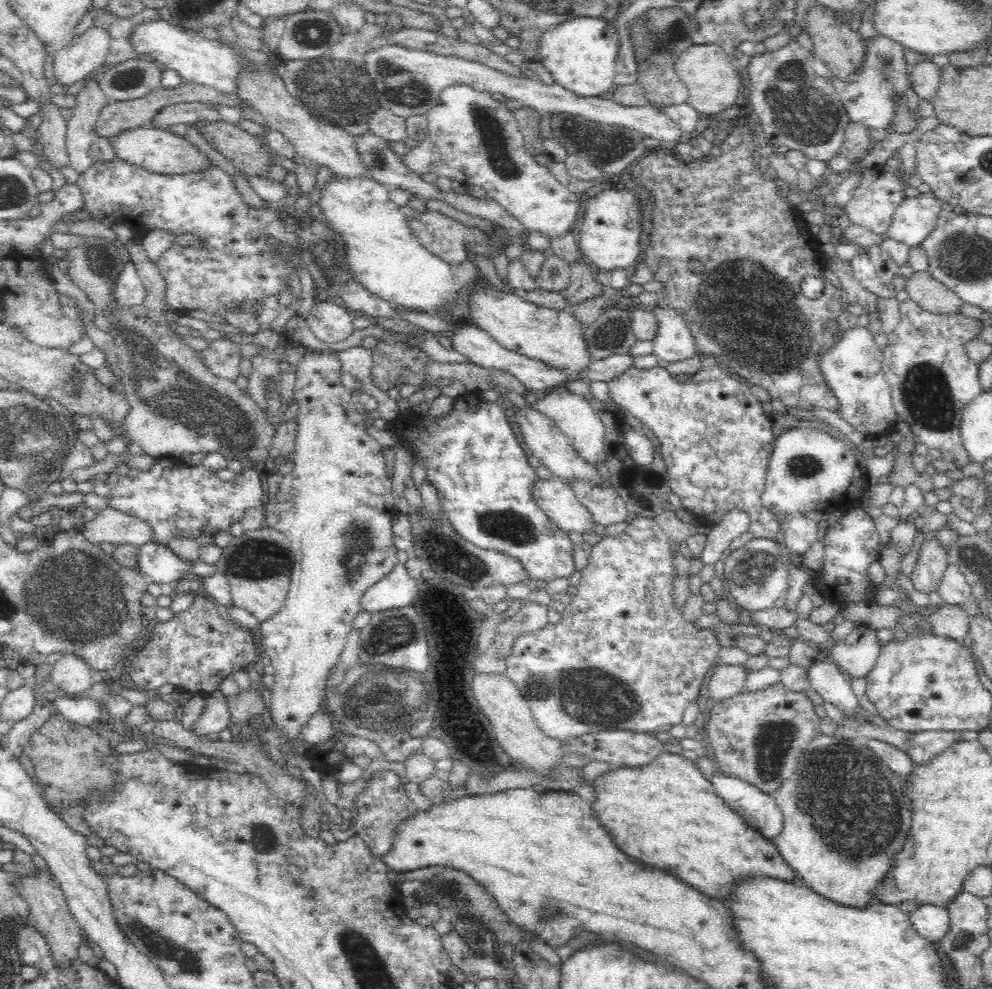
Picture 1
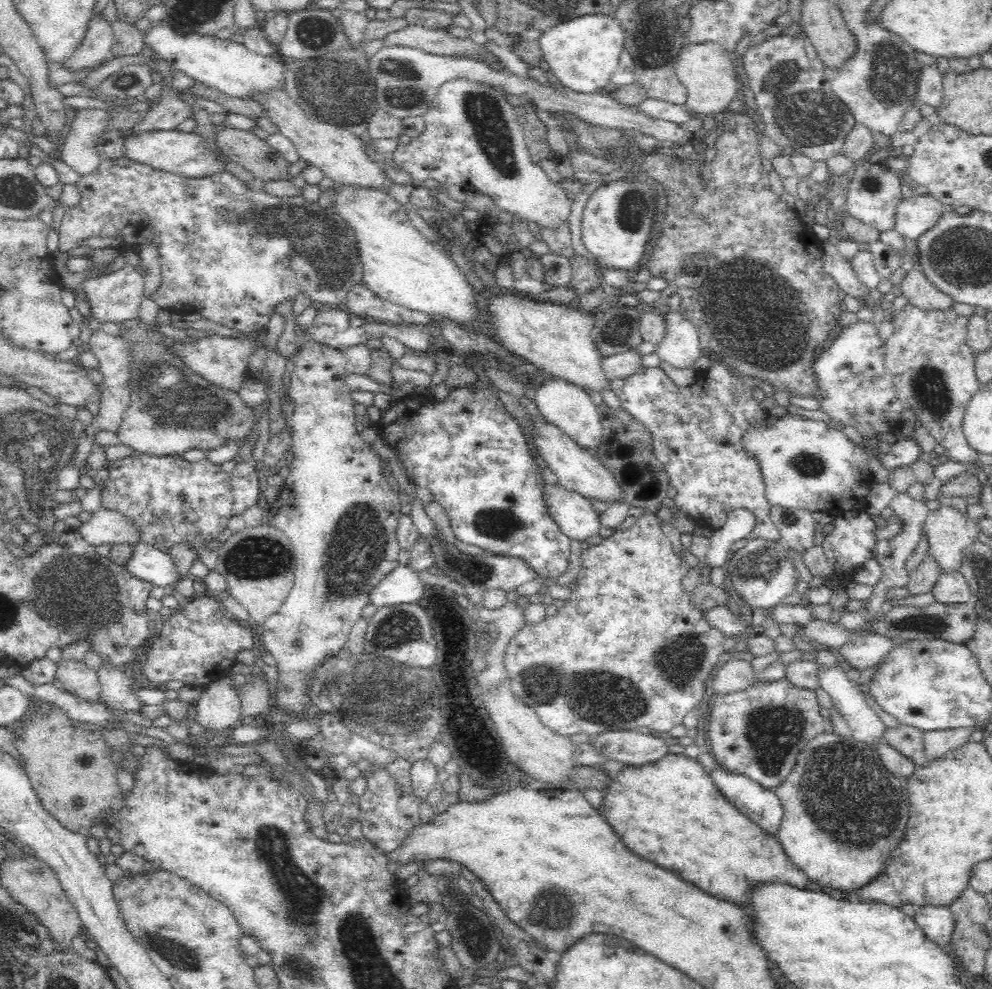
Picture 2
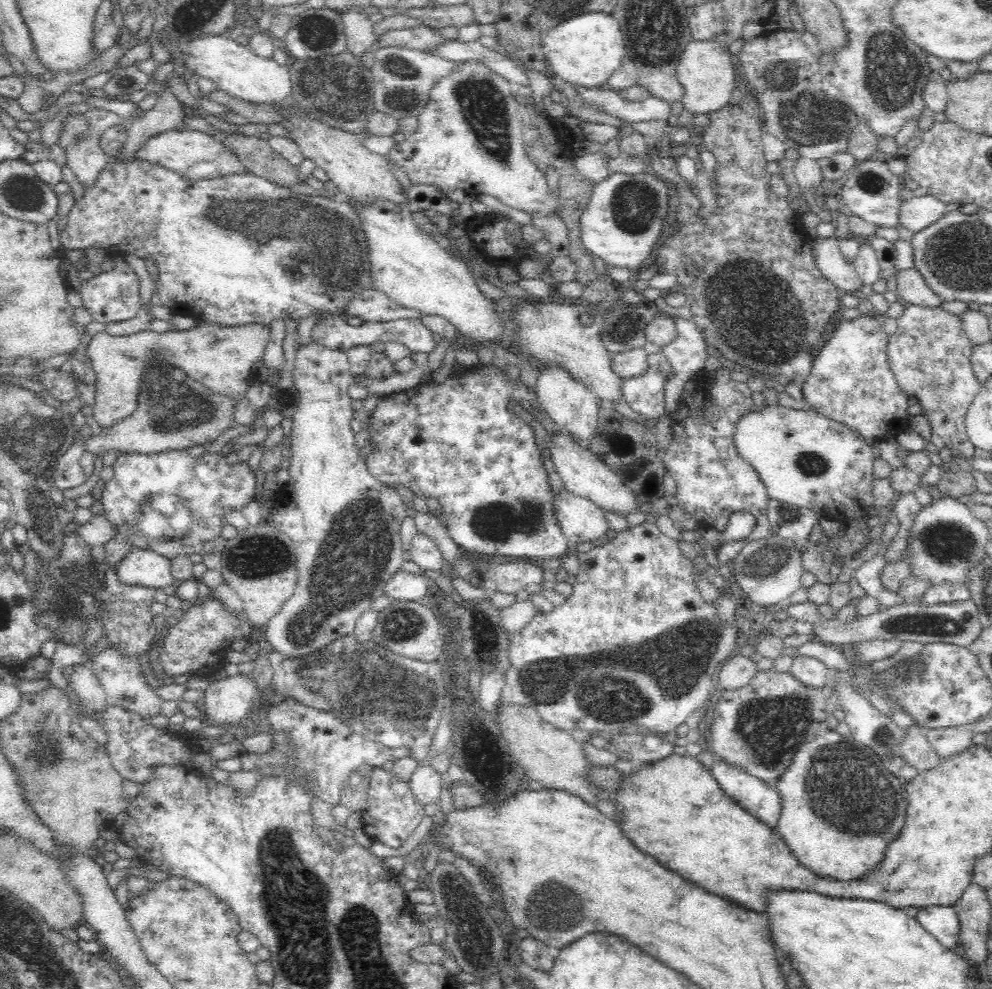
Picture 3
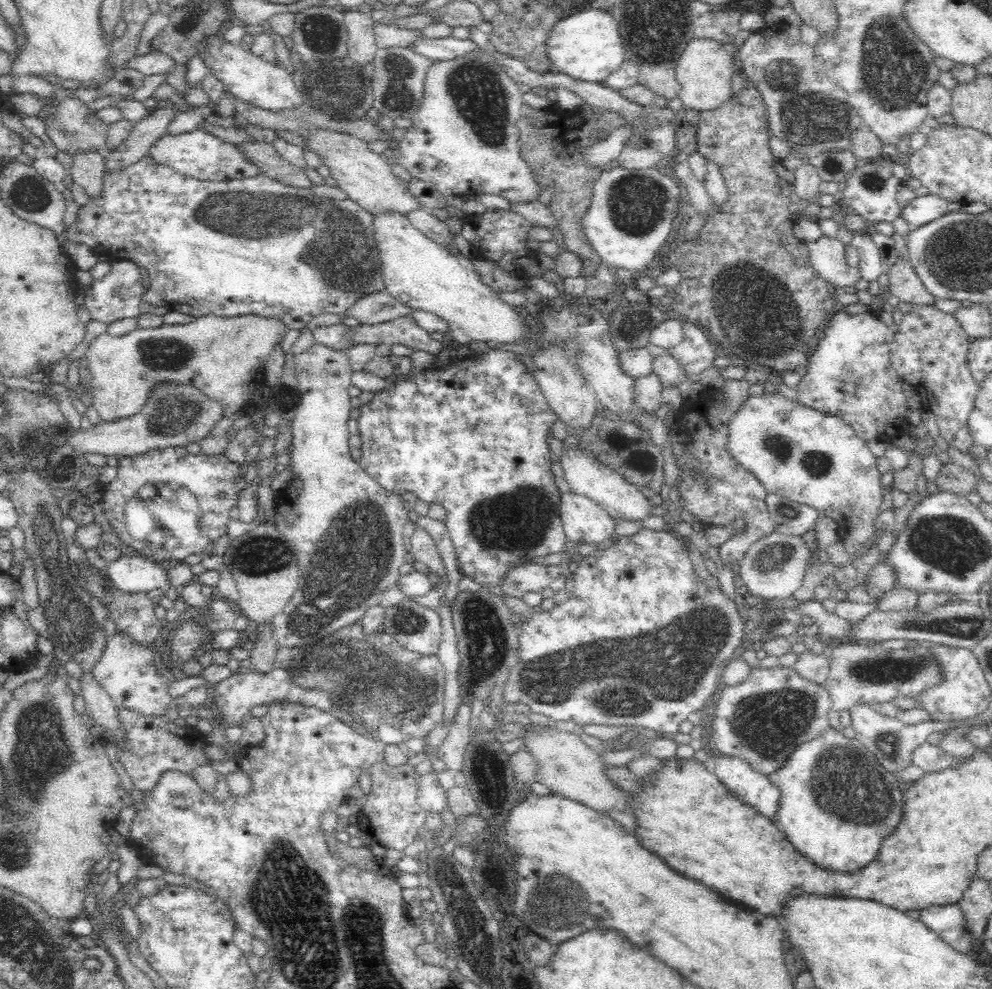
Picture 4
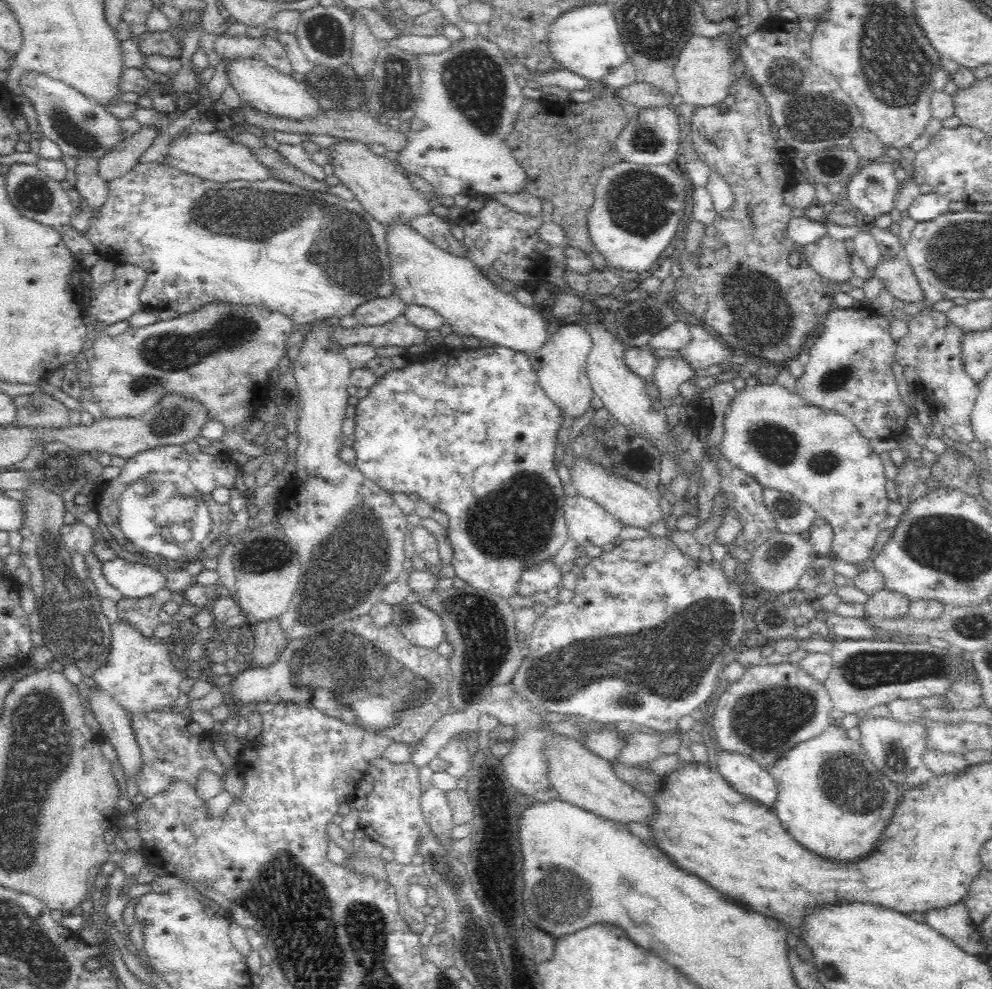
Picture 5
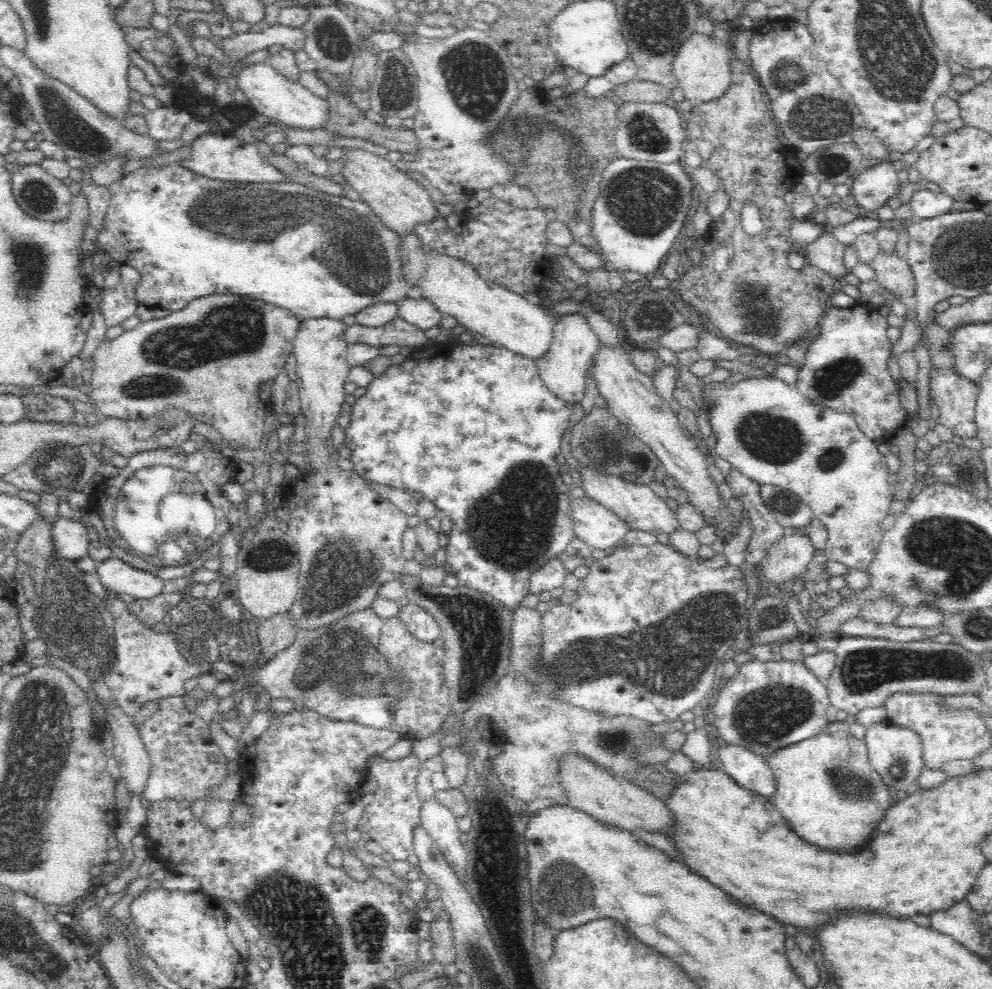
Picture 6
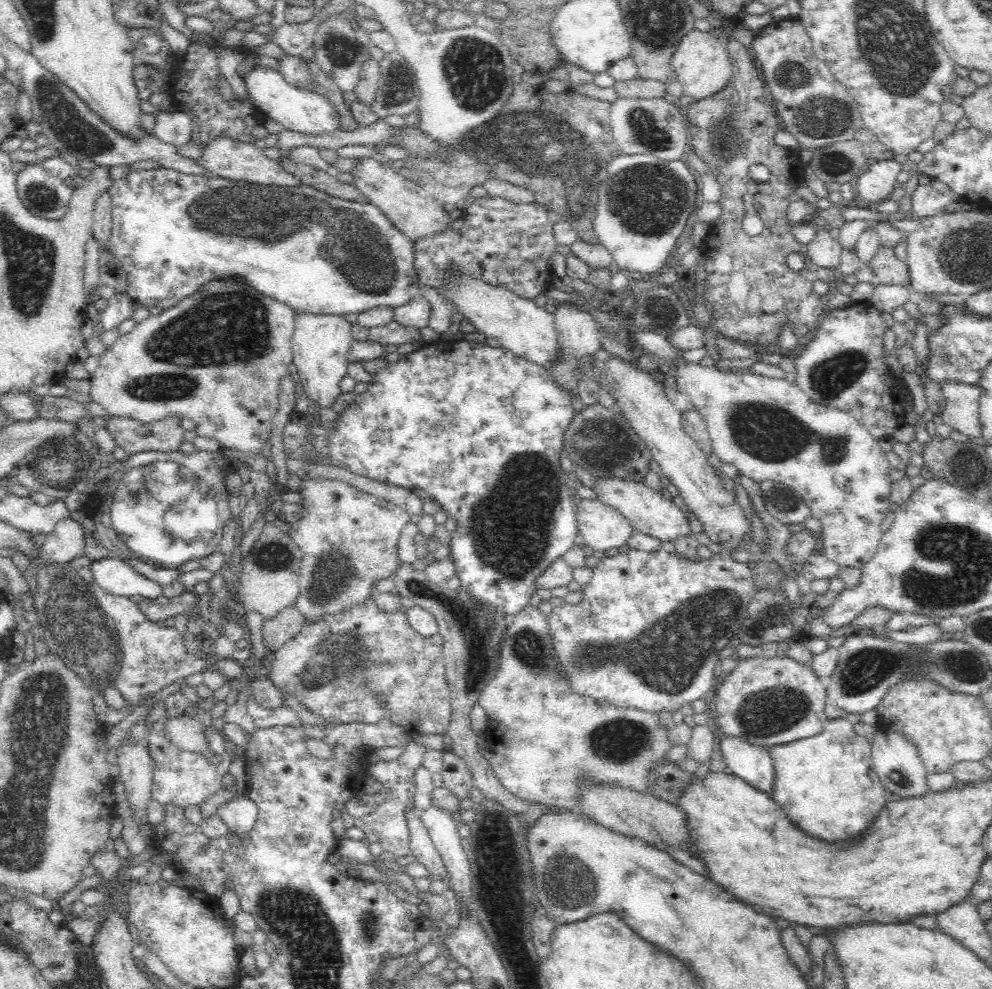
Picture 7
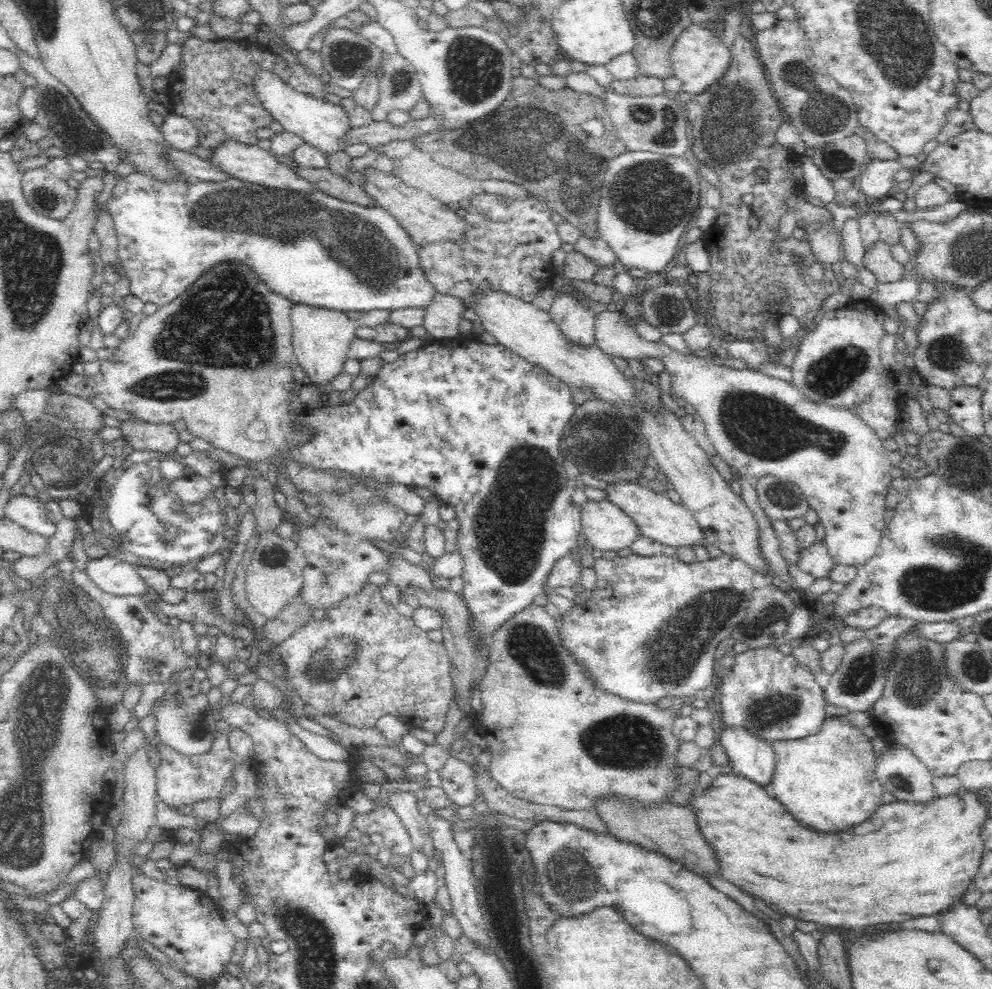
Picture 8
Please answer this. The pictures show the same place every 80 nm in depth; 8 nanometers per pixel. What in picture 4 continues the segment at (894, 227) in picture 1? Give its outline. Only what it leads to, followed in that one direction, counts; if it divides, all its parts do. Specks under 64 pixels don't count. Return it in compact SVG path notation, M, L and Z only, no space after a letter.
M929 193L917 196L901 209L901 215L911 228L926 226L932 220L944 216L948 212L948 203L938 196Z

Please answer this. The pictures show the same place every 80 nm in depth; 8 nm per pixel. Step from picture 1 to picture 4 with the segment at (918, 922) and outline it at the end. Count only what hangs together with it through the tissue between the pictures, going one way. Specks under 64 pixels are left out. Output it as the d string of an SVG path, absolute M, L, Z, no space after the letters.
M957 904L944 906L929 906L925 909L920 909L920 921L926 928L929 928L940 940L945 944L961 953L970 952L972 950L971 940L965 933L965 922L961 910Z

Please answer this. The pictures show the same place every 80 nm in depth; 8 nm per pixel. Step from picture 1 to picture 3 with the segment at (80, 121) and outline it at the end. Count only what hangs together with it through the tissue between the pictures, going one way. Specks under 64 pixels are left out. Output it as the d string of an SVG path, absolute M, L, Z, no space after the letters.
M92 110L81 114L87 127L77 134L73 143L63 149L66 153L66 164L80 184L93 183L99 170L109 159L100 148L99 142L104 130L118 125L120 117L110 111Z

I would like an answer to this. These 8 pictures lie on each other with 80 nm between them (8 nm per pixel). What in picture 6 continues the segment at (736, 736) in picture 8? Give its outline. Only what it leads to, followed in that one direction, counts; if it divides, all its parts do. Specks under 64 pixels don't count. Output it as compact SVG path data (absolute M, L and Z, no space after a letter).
M720 744L716 764L736 785L769 801L776 794L776 780L766 760L736 746Z

